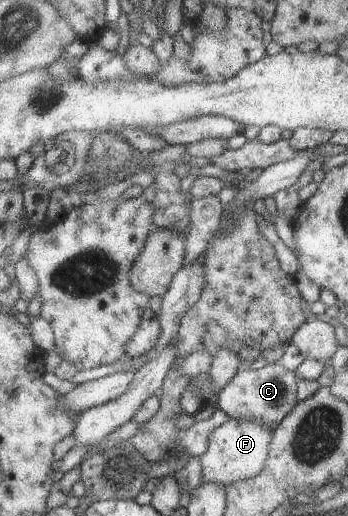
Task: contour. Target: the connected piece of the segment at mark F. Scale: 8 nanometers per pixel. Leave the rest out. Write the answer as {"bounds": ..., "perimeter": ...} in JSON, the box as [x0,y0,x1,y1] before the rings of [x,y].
{"bounds":[200,419,274,487],"perimeter":[[[230,419],[212,432],[208,452],[200,457],[203,483],[225,487],[258,476],[266,468],[274,429],[247,420]]]}

